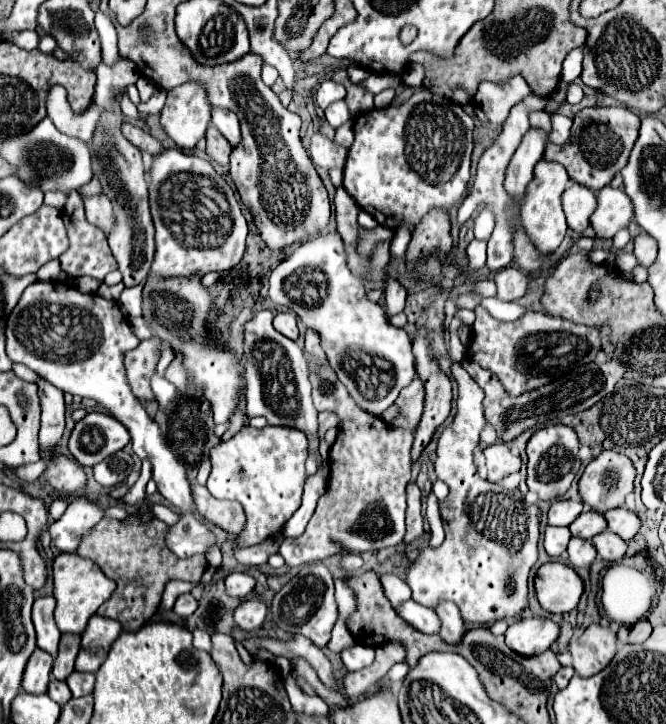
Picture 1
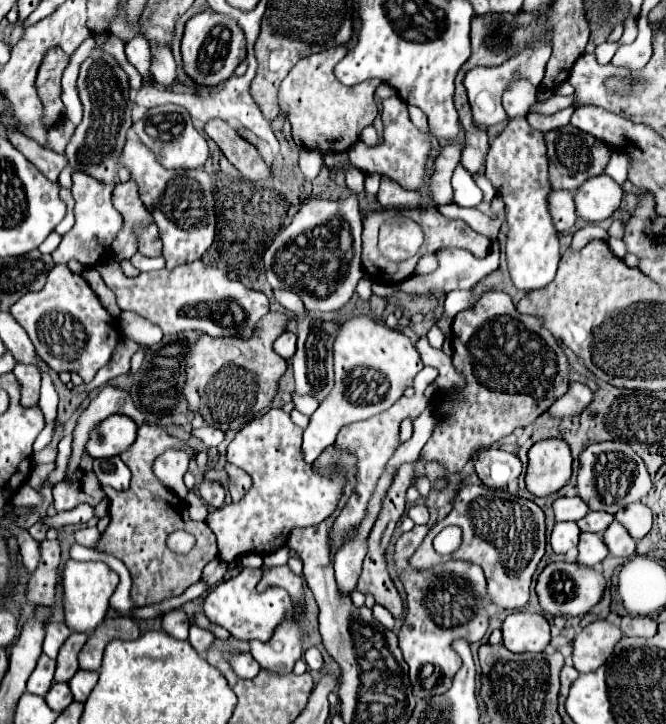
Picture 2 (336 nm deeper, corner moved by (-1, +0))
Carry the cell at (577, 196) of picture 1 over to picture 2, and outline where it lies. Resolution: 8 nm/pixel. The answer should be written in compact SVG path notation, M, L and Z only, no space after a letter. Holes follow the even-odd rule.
M551 191L549 195L549 211L553 215L553 223L557 231L567 231L575 225L575 193L573 191Z

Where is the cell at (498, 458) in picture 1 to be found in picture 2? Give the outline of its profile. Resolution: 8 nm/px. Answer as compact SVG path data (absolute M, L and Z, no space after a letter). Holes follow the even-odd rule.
M483 449L475 461L477 477L493 489L505 489L509 481L521 475L521 461L517 455L501 449Z

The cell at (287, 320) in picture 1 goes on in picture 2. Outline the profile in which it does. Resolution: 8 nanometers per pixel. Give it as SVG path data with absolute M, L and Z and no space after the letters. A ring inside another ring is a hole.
M285 331L277 341L275 341L275 351L279 351L279 355L283 359L291 359L291 355L295 353L295 341L297 341L297 335L291 333L291 331Z

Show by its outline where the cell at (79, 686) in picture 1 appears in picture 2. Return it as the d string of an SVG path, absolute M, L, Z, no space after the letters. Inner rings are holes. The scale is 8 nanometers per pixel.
M77 671L75 673L75 677L69 681L75 701L81 701L81 703L87 701L89 693L97 685L97 677L99 677L99 673L95 673L95 671Z

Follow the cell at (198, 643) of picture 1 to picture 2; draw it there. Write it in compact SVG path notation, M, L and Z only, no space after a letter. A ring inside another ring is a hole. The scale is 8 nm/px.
M193 625L191 629L189 629L189 643L193 645L193 649L199 653L199 655L205 655L205 651L207 651L207 647L213 643L213 635L209 633L209 631L205 631L205 629L201 629L201 627L197 627L197 625Z

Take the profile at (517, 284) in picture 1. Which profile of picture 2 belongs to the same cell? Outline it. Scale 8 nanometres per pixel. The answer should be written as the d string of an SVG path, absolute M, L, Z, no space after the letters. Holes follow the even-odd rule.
M463 249L437 251L439 267L431 275L415 275L399 283L399 289L409 295L431 295L431 287L439 287L445 293L455 289L471 289L477 281L487 277L499 267L499 253L491 251L487 257L477 259L473 253Z

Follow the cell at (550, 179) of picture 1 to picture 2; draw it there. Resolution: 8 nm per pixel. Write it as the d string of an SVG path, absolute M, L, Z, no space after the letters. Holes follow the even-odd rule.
M511 119L487 153L485 175L497 197L505 203L507 217L507 265L517 289L533 291L553 281L559 263L559 239L549 213L549 160L543 133L533 129L527 119Z

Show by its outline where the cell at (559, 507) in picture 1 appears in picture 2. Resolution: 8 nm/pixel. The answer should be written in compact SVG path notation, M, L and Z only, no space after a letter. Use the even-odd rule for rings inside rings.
M559 497L553 503L555 521L579 521L589 513L587 503L581 497Z

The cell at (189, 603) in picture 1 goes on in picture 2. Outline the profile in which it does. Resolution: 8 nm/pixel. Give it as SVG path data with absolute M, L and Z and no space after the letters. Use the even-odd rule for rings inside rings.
M173 609L163 615L163 629L175 639L187 639L191 619L183 609Z

